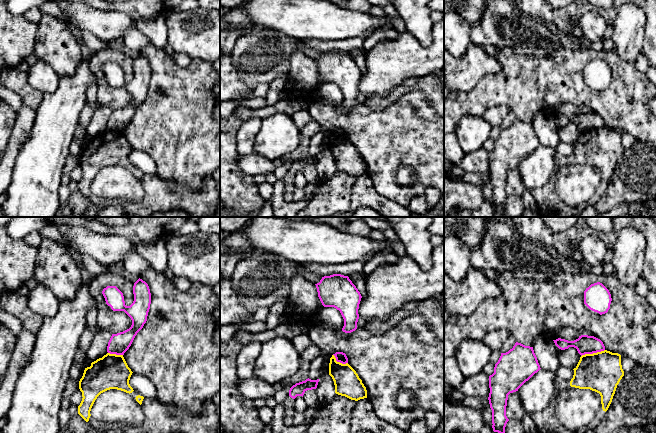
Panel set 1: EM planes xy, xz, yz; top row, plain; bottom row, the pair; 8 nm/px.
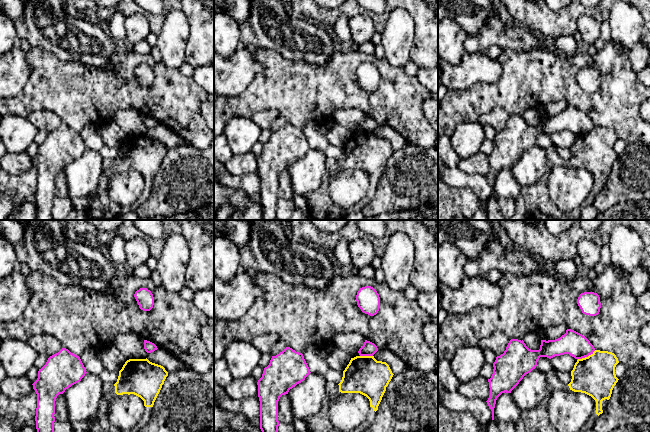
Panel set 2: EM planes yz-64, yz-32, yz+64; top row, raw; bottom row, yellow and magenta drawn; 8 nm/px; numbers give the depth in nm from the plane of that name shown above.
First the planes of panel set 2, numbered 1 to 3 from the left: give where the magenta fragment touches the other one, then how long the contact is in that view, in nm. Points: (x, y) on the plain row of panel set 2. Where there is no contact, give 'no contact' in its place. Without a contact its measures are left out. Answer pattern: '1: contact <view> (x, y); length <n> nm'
1: no contact
2: contact yz-32 (366, 132); length 100 nm
3: contact yz+64 (586, 133); length 170 nm

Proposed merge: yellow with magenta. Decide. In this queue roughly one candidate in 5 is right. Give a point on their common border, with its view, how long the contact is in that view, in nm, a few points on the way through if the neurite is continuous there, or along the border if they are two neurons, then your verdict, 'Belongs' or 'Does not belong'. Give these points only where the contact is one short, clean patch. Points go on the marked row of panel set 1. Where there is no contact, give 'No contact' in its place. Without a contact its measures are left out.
Touches yellow at yz (593, 353). Shared border 200 nm. Boundary: yz (604, 349), (598, 352), (585, 353), (581, 356). Does not belong

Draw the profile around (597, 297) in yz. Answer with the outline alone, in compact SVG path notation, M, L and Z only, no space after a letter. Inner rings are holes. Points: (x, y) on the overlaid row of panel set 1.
M600 282L591 284L584 291L584 304L600 315L608 312L611 301L609 290Z

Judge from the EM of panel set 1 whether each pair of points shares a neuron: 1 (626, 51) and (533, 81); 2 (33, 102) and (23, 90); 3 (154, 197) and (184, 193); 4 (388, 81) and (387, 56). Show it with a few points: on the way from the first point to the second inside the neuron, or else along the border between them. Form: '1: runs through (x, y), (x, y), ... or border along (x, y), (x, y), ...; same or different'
1: border along (614, 48), (623, 60), (634, 62); different
2: runs through (32, 99), (26, 93); same
3: runs through (161, 196), (177, 196); same
4: runs through (387, 75), (387, 62); same

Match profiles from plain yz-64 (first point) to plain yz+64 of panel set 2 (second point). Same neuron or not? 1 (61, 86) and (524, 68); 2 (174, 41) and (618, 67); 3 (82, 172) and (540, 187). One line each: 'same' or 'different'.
1: same
2: different
3: different

